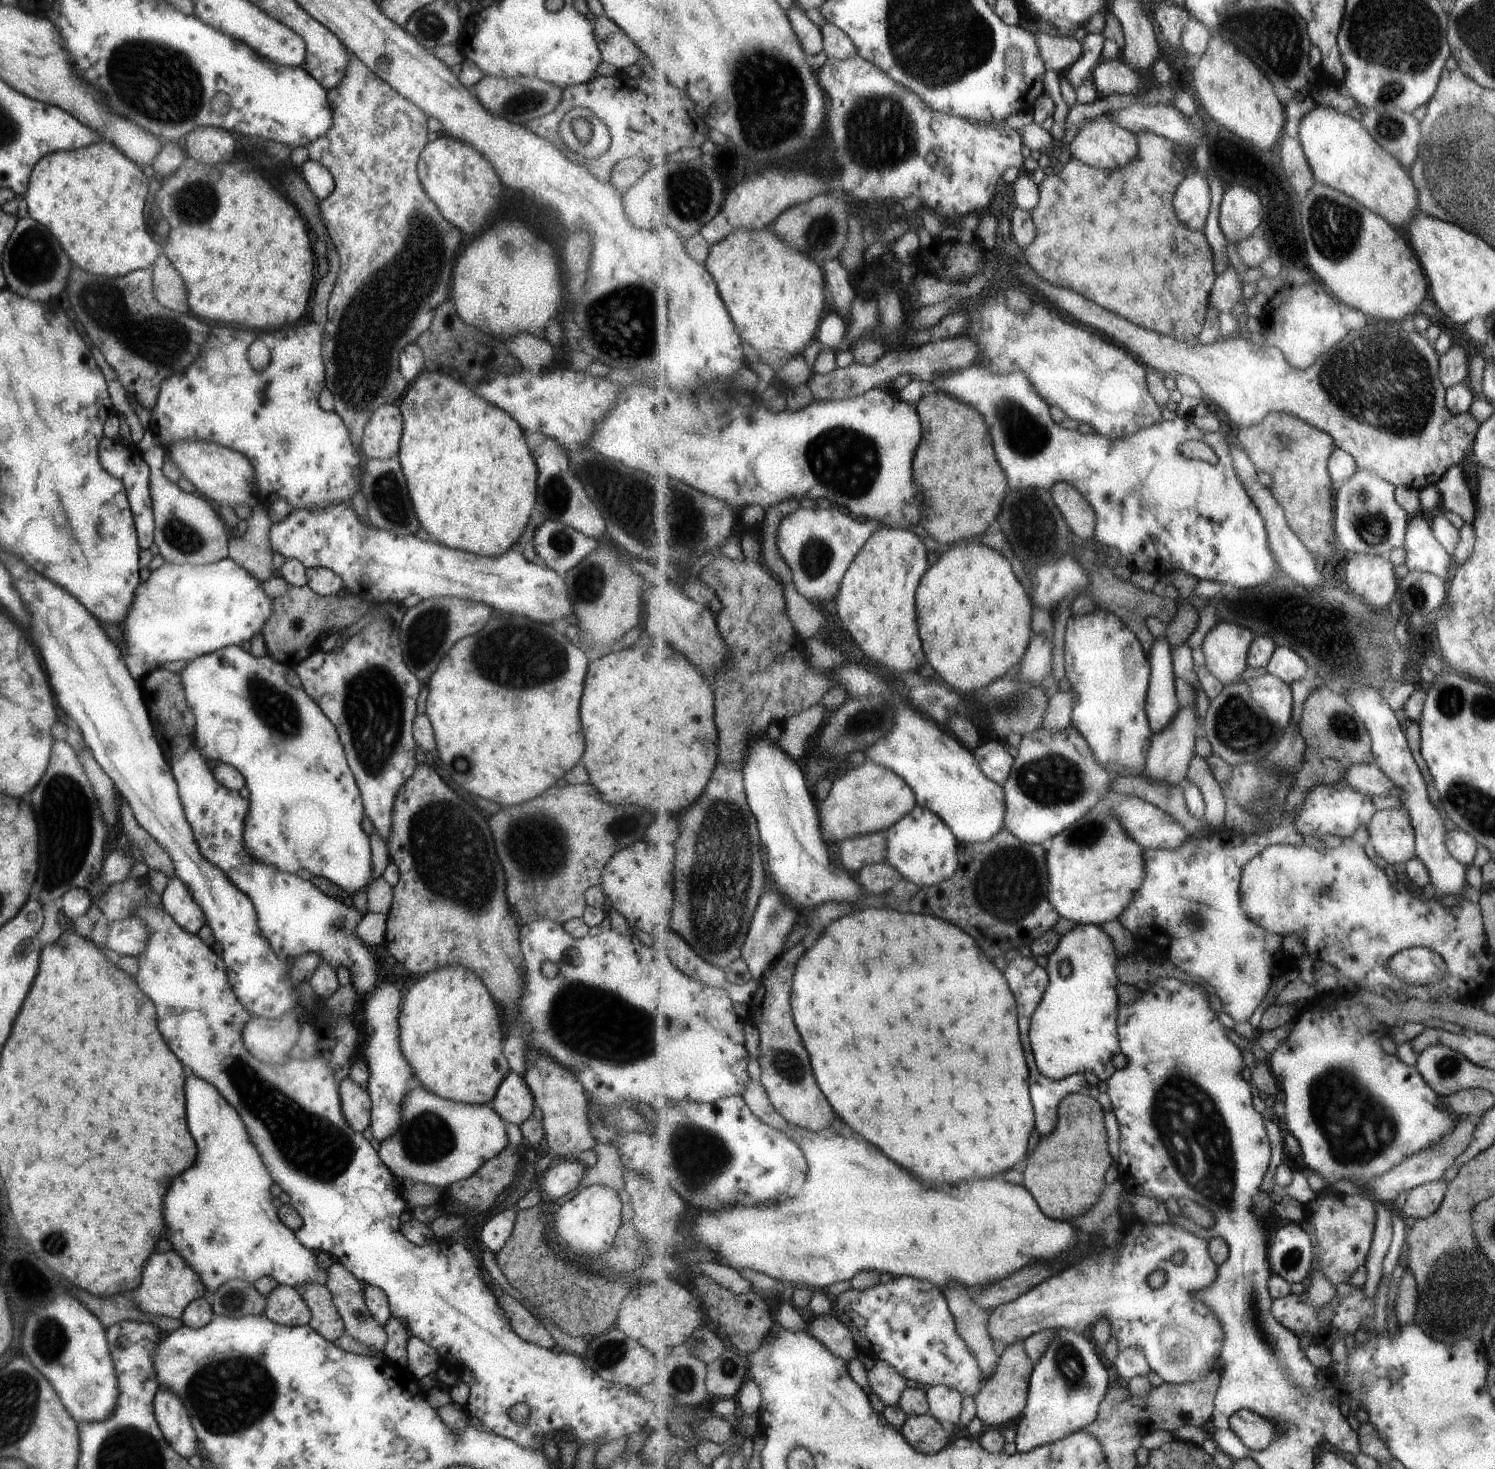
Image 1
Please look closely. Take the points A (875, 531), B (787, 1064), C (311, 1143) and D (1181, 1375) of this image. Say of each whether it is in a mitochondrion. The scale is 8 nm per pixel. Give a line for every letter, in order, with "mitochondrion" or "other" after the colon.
A: other
B: mitochondrion
C: mitochondrion
D: other

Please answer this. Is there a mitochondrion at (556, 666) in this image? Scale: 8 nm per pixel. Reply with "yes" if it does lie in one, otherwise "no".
yes

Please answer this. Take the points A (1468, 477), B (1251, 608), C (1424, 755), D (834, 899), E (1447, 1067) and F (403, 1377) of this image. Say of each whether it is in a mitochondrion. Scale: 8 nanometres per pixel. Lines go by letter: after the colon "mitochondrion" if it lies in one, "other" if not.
A: other
B: mitochondrion
C: other
D: other
E: mitochondrion
F: other

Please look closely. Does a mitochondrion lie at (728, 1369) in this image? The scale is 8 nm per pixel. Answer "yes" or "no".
yes

